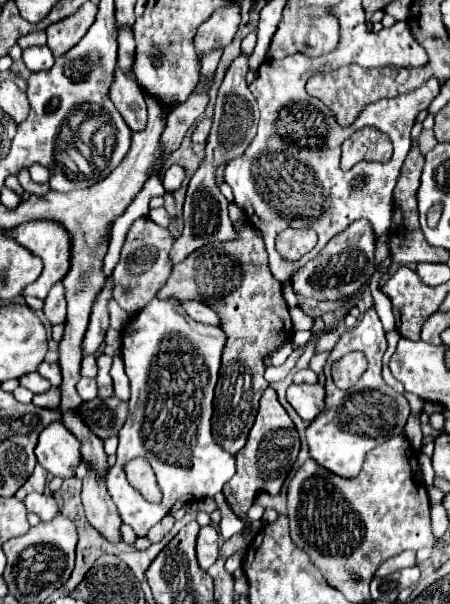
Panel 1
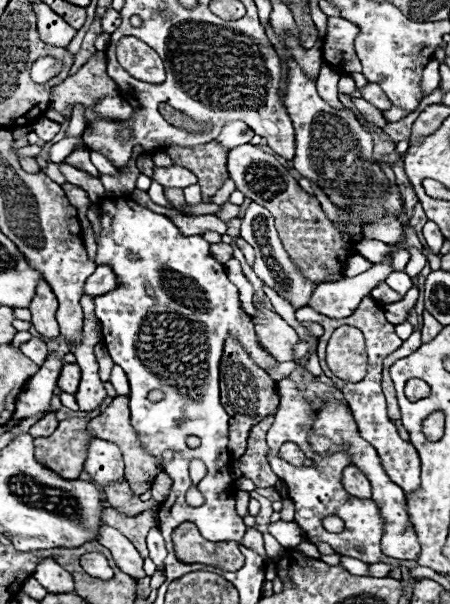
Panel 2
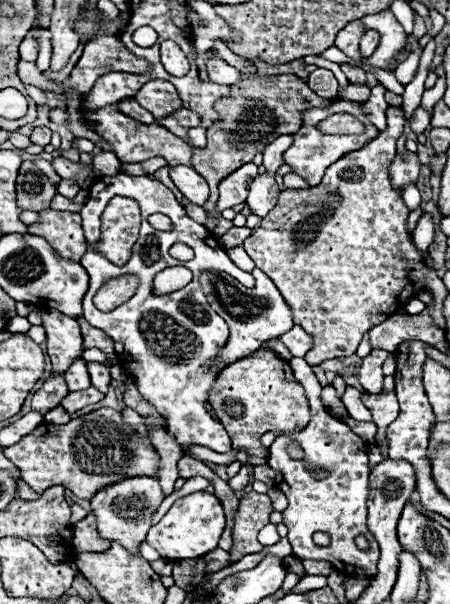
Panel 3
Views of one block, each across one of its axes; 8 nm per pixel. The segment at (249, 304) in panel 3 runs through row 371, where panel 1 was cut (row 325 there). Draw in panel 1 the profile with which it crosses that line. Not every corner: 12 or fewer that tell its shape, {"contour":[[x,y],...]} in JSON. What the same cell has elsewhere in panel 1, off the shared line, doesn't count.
{"contour":[[198,300],[182,302],[190,318],[220,326],[220,316]]}

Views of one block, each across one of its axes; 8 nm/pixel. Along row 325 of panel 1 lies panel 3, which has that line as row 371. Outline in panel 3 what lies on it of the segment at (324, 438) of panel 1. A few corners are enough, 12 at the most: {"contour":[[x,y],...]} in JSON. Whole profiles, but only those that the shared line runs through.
{"contour":[[372,350],[358,366],[358,380],[370,394],[382,390],[386,350]]}

